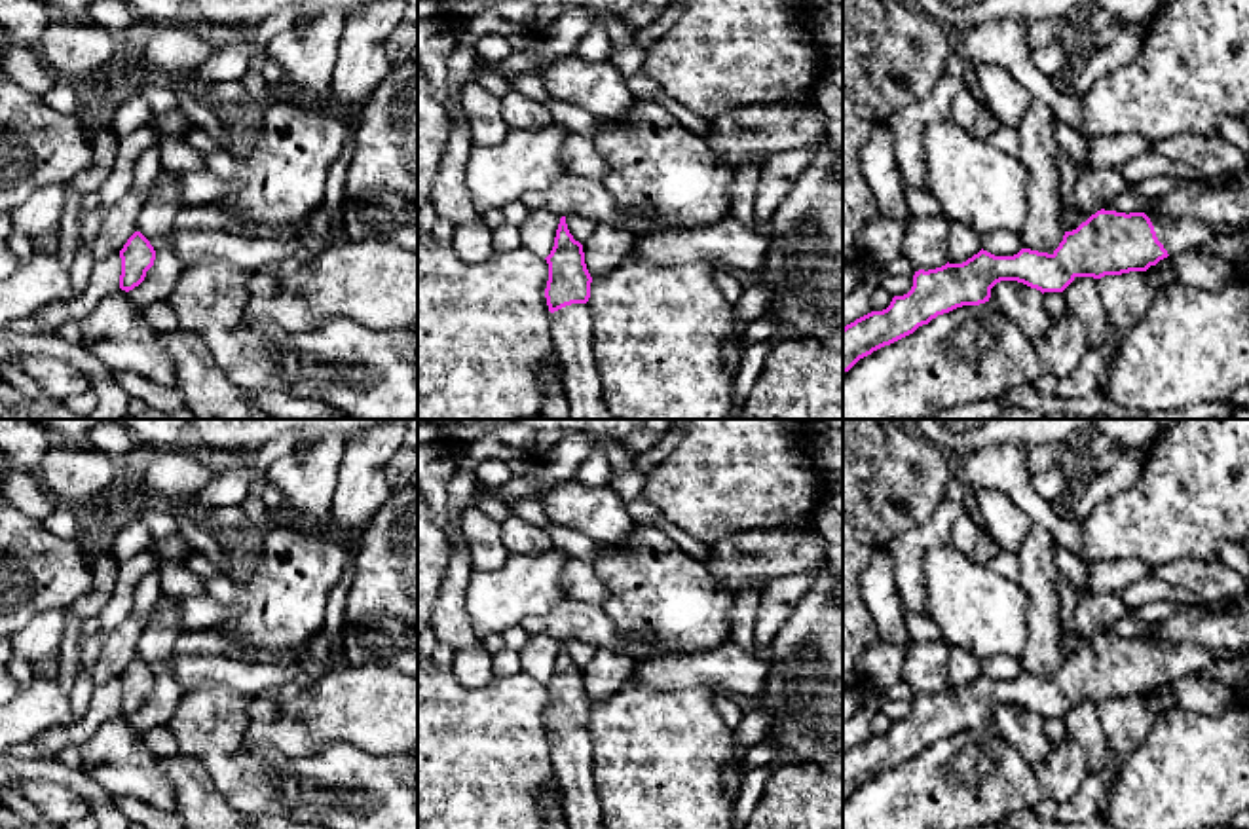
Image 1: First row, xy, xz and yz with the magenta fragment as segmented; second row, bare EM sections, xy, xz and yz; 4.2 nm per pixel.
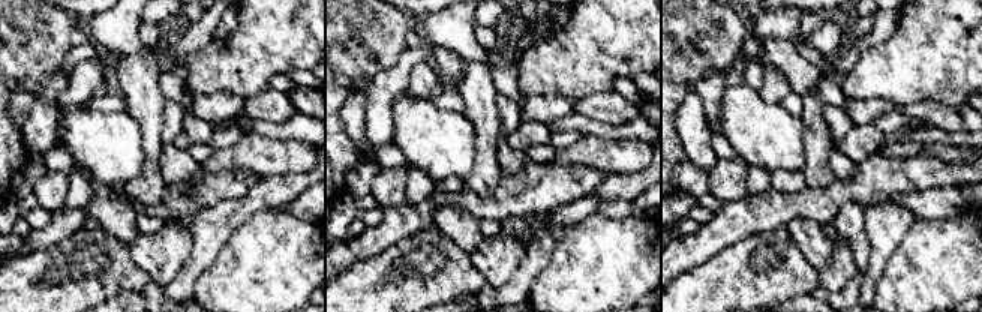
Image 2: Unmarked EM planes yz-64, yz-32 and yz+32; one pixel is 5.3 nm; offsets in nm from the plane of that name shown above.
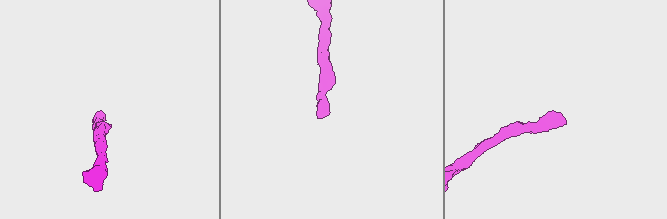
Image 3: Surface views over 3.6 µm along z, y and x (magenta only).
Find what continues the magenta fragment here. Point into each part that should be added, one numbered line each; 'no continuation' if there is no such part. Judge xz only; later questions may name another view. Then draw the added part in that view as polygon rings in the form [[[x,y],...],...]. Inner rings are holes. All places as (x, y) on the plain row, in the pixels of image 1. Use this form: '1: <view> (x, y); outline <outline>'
1: xz (570, 752); outline [[[571,728],[550,738],[550,759],[564,797],[568,829],[606,829],[594,787],[588,728]]]

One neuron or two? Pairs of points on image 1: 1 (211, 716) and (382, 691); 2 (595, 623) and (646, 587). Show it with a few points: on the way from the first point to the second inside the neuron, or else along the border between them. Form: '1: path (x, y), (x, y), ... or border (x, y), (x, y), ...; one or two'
1: border (253, 697), (245, 744), (270, 750); two
2: border (602, 606), (621, 632), (644, 640); two

